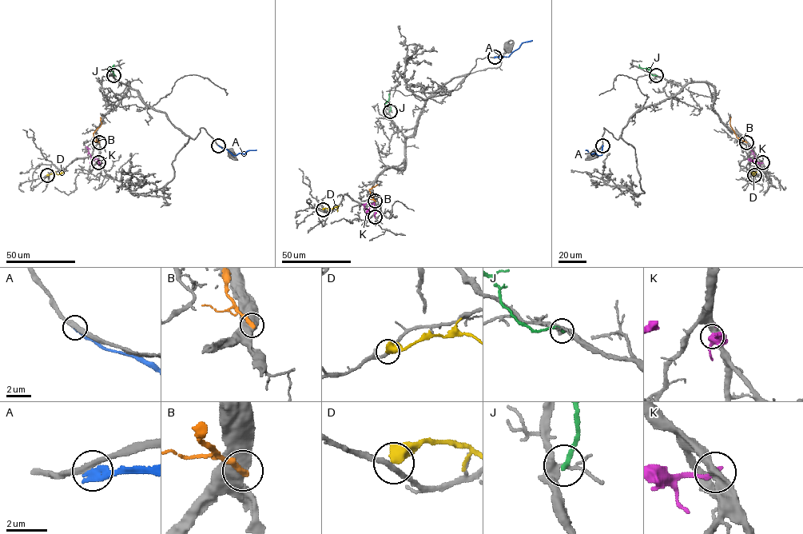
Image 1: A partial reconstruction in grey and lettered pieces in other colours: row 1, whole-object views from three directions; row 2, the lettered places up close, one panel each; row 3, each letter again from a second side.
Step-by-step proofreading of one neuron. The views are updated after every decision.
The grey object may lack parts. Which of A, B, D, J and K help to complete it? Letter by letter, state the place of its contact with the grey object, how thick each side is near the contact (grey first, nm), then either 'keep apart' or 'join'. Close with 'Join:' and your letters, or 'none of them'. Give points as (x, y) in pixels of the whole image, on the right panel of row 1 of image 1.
A: meets grey at (602, 145); 340 nm thick on the grey side, 320 nm on the other; keep apart
B: meets grey at (746, 142); 850 nm thick on the grey side, 280 nm on the other; keep apart
D: meets grey at (754, 175); 260 nm thick on the grey side, 400 nm on the other; keep apart
J: meets grey at (656, 75); 320 nm thick on the grey side, 240 nm on the other; keep apart
K: meets grey at (762, 162); 440 nm thick on the grey side, 240 nm on the other; keep apart
Join: none of them

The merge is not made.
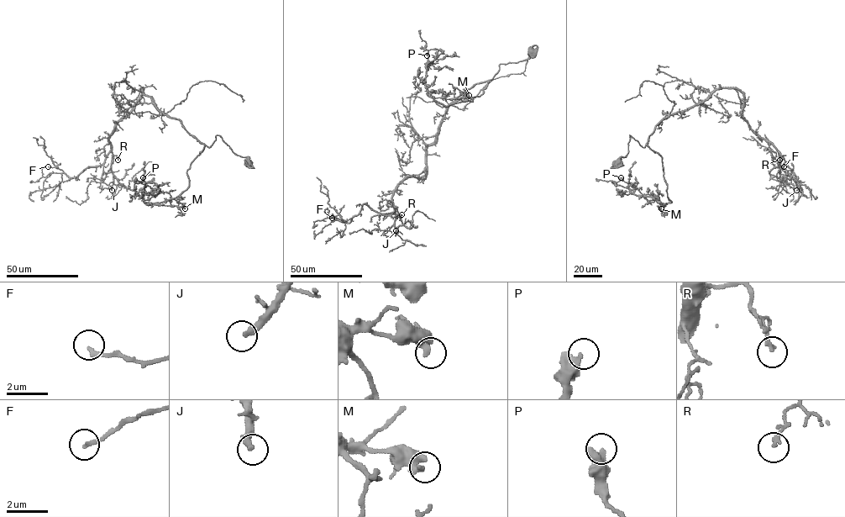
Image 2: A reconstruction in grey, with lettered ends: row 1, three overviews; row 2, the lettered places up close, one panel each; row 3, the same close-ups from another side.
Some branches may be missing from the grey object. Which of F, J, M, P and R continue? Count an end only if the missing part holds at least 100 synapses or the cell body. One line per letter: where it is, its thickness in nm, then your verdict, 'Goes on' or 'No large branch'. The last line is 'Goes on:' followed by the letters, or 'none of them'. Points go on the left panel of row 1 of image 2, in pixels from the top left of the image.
F: Place: (48, 166). Thickness 180 nm. No large branch
J: Place: (112, 190). Thickness 300 nm. Goes on
M: Place: (185, 208). Thickness 320 nm. No large branch
P: Place: (143, 177). Thickness 400 nm. No large branch
R: Place: (118, 160). Thickness 200 nm. No large branch
Goes on: J

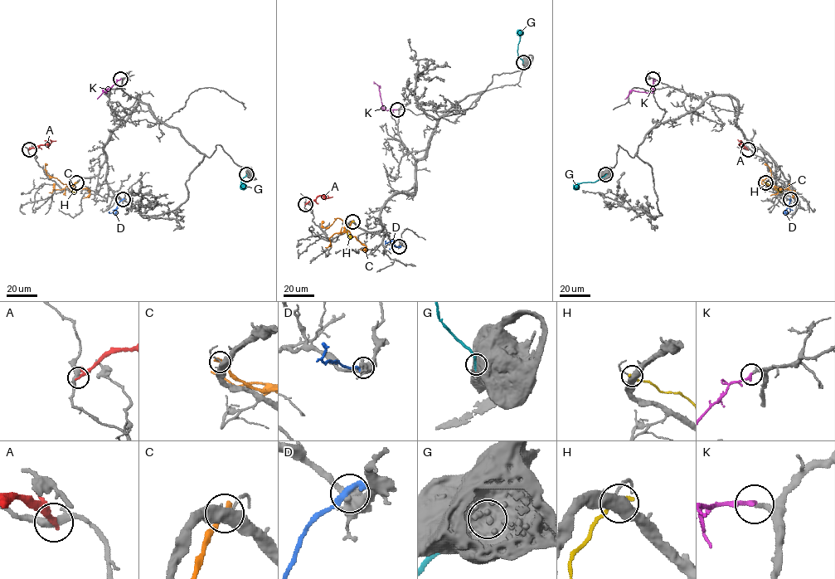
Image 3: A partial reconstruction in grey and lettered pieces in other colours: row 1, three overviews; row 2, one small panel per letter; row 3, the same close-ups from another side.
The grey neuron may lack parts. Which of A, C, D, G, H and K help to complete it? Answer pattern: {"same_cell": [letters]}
{"same_cell": ["K"]}

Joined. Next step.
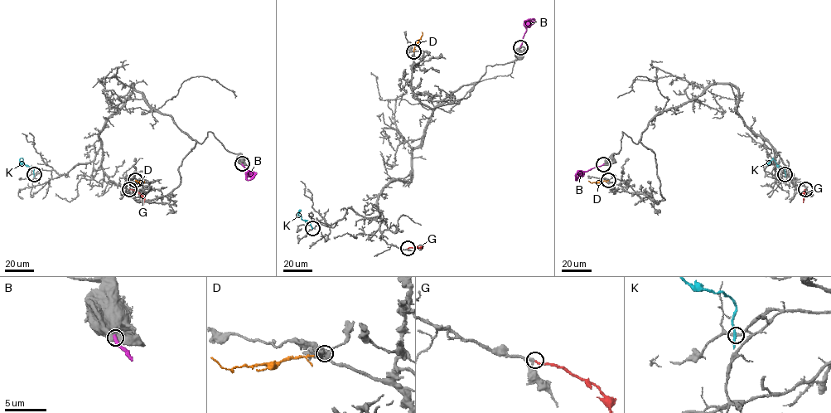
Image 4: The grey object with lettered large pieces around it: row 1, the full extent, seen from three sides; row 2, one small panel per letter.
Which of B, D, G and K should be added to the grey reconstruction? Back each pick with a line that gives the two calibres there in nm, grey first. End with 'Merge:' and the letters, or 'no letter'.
G: 280/190 nm
Merge: G

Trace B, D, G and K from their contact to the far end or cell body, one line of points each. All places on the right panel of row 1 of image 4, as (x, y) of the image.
B: (603, 163), (585, 171), (576, 180)
D: (608, 180), (591, 182), (588, 181)
G: (805, 189), (803, 202)
K: (785, 174), (784, 169), (777, 166), (772, 157), (766, 164)

